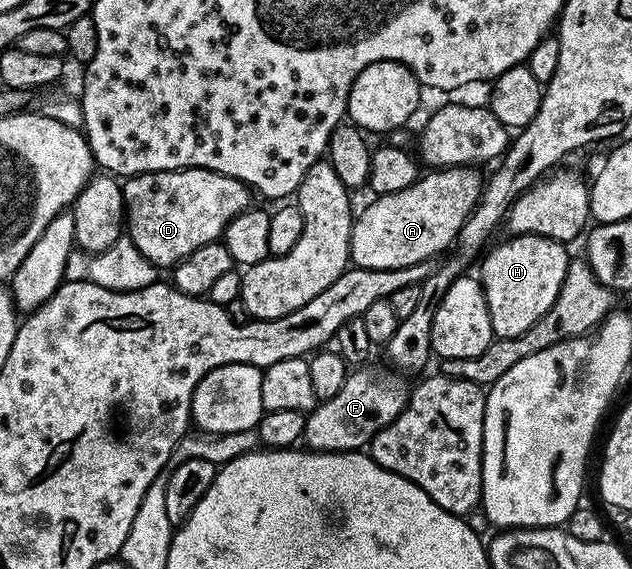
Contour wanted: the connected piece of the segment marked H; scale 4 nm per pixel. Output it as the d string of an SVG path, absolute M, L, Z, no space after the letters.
M517 234L505 239L483 255L478 271L480 287L484 290L490 312L492 332L497 338L518 336L518 332L526 332L534 320L546 316L562 288L570 261L570 255L564 251L567 250L565 243L556 242L553 238Z

